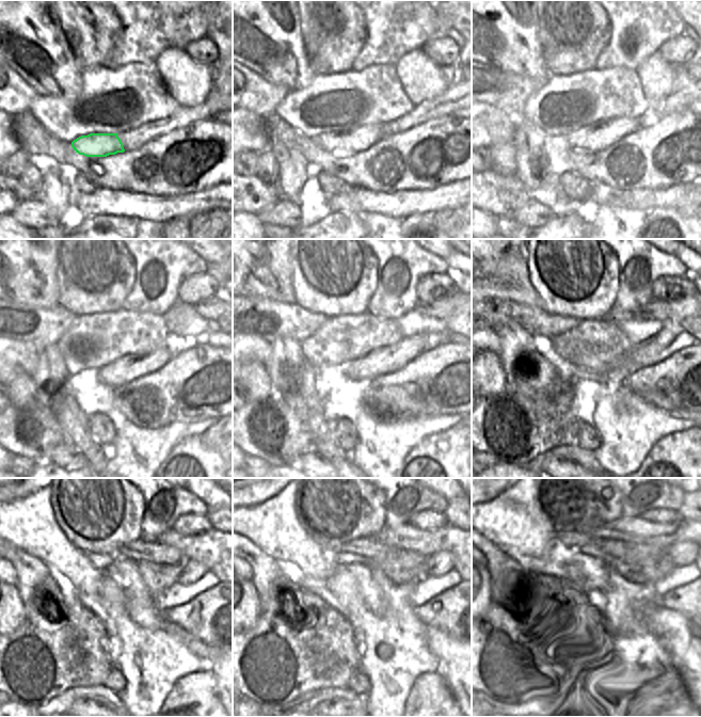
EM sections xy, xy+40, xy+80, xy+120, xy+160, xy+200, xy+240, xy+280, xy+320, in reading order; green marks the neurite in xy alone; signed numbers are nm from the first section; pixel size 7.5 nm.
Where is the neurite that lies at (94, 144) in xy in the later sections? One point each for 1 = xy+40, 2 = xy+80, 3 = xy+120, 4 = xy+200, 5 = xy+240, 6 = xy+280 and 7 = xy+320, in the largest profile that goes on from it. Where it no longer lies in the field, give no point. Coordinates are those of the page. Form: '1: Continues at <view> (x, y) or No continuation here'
1: Continues at xy+40 (339, 143)
2: Continues at xy+80 (598, 136)
3: Continues at xy+120 (124, 370)
4: Continues at xy+200 (671, 330)
5: Continues at xy+240 (192, 571)
6: Continues at xy+280 (441, 562)
7: Continues at xy+320 (683, 554).

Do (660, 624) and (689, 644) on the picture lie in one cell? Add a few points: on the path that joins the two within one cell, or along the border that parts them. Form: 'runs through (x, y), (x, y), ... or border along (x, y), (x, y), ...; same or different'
runs through (668, 626), (682, 640); same

